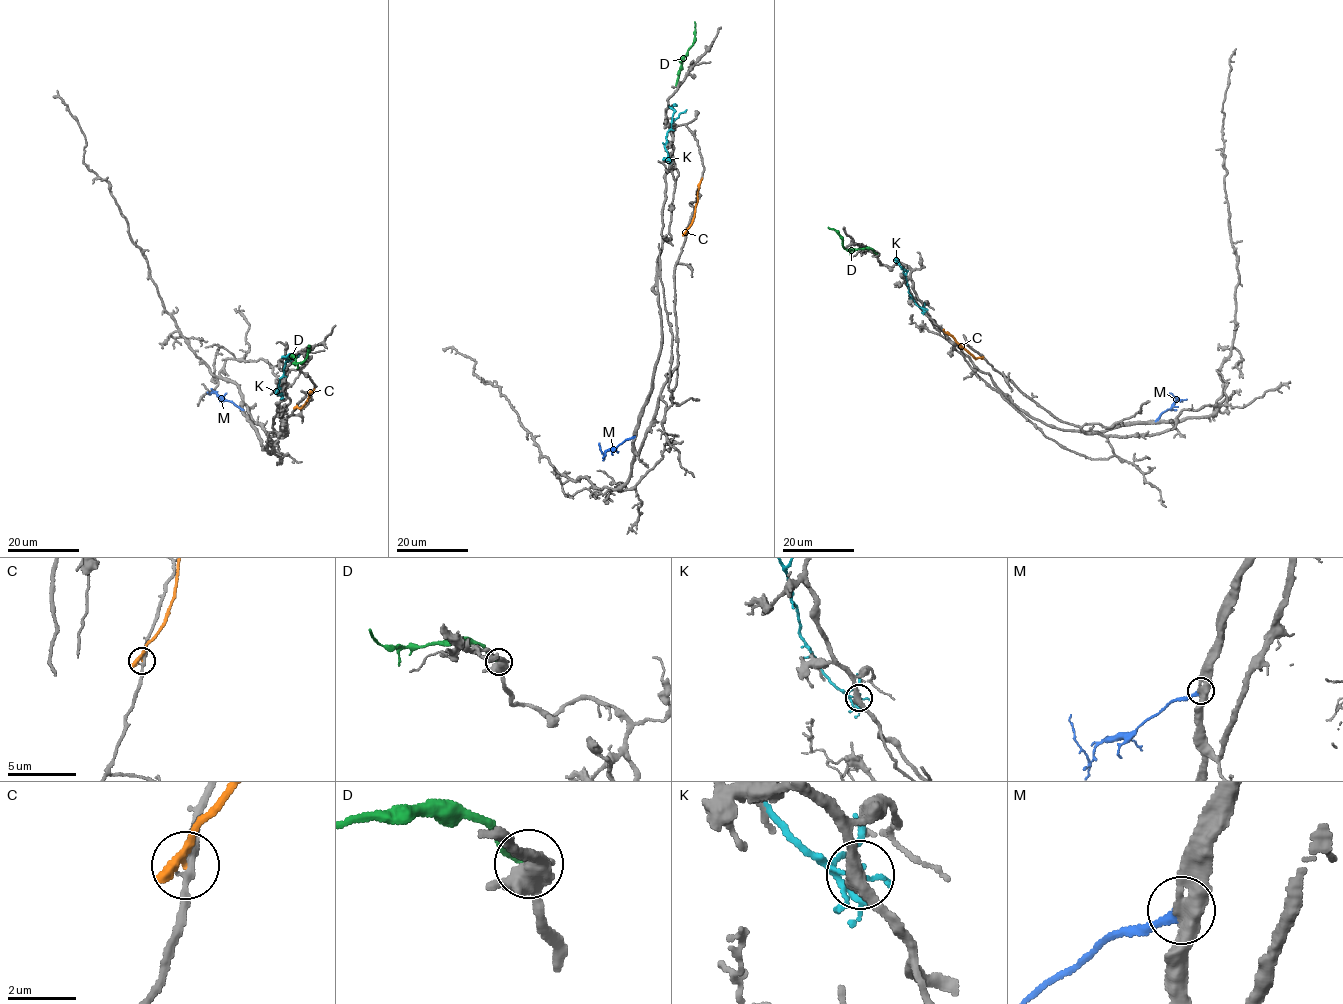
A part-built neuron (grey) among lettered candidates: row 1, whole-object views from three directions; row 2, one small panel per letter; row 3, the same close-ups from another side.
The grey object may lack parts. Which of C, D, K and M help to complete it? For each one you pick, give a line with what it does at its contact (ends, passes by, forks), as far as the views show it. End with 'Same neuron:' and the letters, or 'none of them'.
Same neuron: none of them

